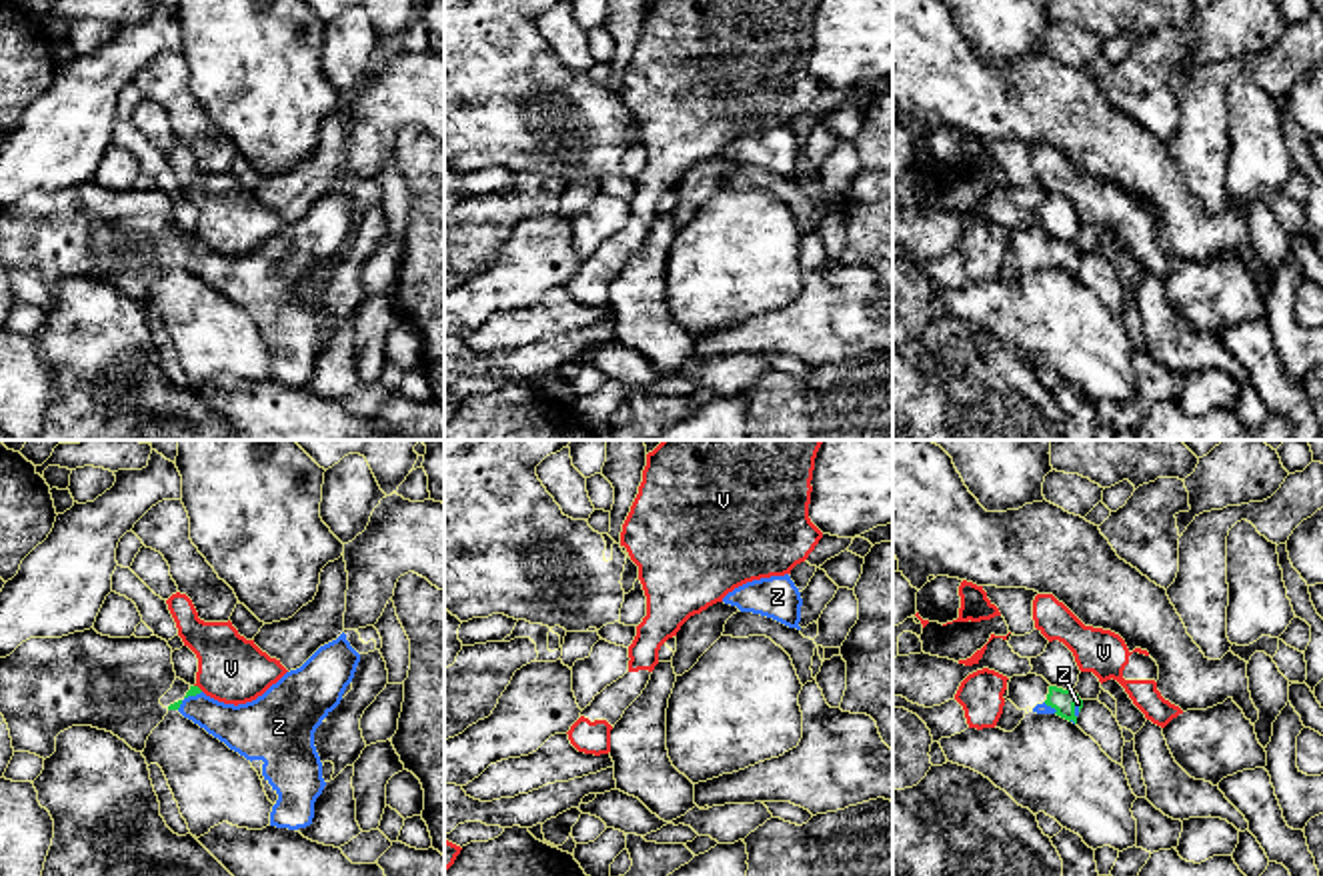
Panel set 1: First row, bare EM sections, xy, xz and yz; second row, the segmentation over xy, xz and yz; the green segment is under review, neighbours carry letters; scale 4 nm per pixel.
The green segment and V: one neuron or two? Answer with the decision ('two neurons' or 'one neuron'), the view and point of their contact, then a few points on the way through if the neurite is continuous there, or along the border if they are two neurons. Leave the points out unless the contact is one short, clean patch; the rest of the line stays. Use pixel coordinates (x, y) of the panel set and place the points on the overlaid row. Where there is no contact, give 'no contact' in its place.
two neurons; contact xy (197, 686); border xy (195, 684), (203, 690)

